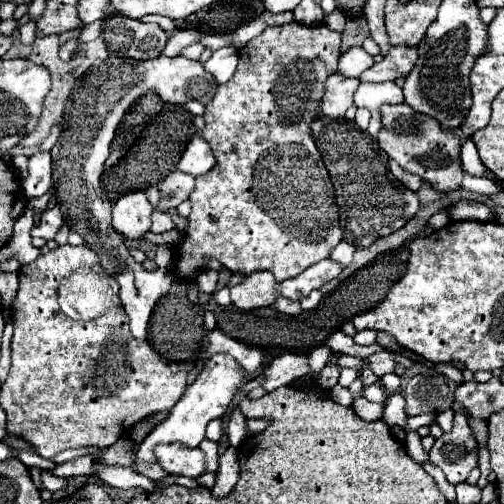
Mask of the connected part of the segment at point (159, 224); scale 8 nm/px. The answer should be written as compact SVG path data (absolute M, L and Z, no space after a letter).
M158 210L152 214L152 232L166 232L172 228L174 228L174 224L172 224L170 214L158 212Z

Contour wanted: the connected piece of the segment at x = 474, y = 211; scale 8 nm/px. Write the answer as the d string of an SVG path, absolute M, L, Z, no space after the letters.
M456 202L450 208L450 218L452 220L482 220L488 222L494 218L492 210L486 204L478 204L478 202Z

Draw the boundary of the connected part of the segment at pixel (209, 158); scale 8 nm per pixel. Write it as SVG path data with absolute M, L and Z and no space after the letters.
M198 134L188 142L180 162L178 162L178 170L192 174L192 176L202 176L206 174L210 168L214 166L214 156L210 146L206 144L206 140L202 140Z

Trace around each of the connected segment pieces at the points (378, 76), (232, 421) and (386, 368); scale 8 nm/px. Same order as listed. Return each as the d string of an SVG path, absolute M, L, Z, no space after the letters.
M392 46L388 56L382 62L376 62L372 68L364 70L360 82L386 82L396 80L398 76L406 76L416 64L416 48L410 46Z
M238 404L232 408L230 418L226 423L226 434L230 438L232 446L238 446L238 442L248 436L248 424L246 424L246 418L242 416Z
M382 350L382 352L378 352L378 354L372 354L370 358L368 358L368 362L372 364L372 372L380 378L380 376L384 376L384 374L388 374L388 372L394 372L394 368L396 368L396 354L392 352L392 350Z

